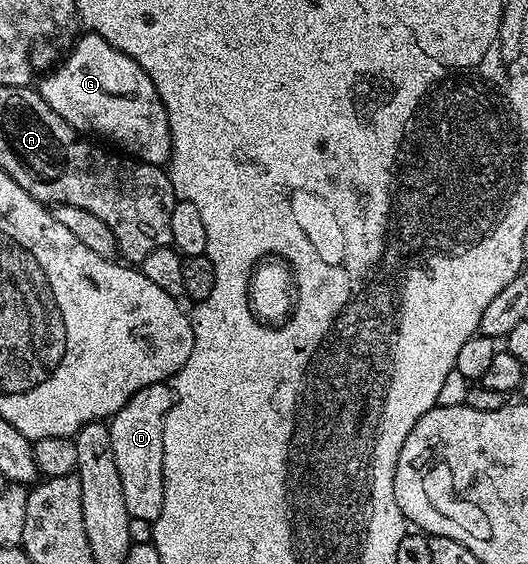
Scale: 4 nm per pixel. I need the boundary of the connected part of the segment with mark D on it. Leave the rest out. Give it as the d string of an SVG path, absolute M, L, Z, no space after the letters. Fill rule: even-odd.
M169 384L149 385L136 391L108 421L112 455L116 455L116 471L120 471L120 483L124 486L124 504L135 522L152 523L164 503L164 419L173 405L174 390Z

